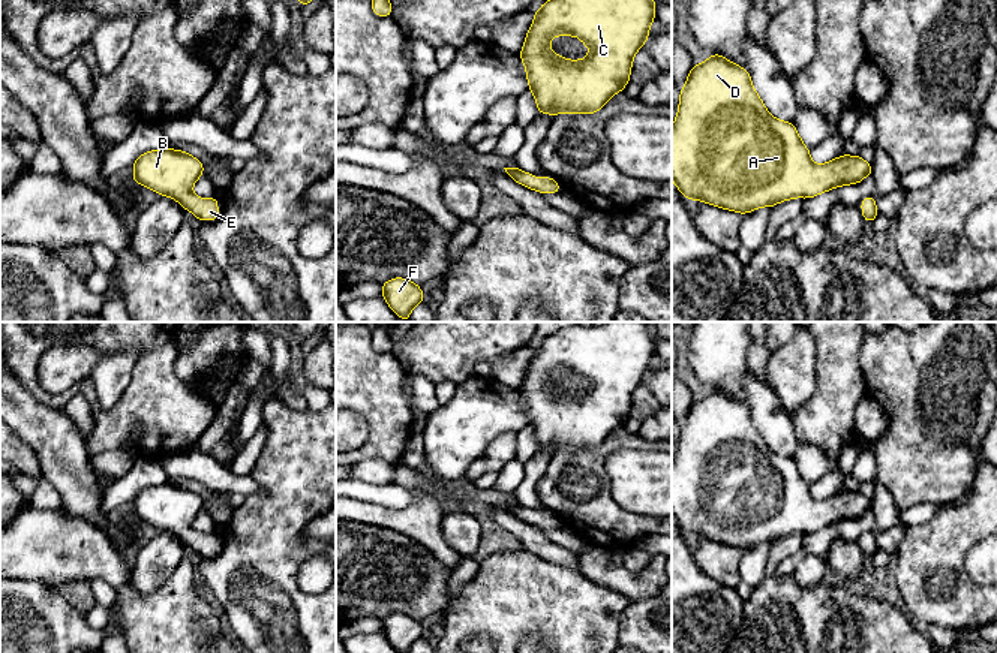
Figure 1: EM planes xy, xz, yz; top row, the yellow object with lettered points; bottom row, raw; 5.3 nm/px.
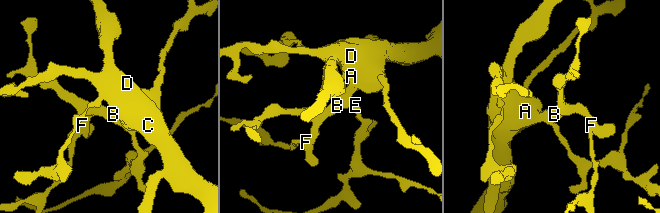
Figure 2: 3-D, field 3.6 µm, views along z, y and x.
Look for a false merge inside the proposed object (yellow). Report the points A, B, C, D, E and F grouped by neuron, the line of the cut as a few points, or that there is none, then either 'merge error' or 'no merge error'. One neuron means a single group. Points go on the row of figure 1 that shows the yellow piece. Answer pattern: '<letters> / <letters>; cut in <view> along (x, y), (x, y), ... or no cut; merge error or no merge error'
A B C D E F; no cut; no merge error

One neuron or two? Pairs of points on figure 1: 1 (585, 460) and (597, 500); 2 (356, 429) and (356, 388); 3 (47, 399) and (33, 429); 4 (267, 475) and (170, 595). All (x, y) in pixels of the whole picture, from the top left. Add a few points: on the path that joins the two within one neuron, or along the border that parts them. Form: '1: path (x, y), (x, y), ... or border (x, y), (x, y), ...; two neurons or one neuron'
1: path (585, 471), (586, 490); one neuron
2: border (351, 411), (366, 426), (366, 439), (356, 450); two neurons
3: border (17, 381), (39, 402), (59, 409); two neurons
4: border (194, 563), (197, 569); two neurons

